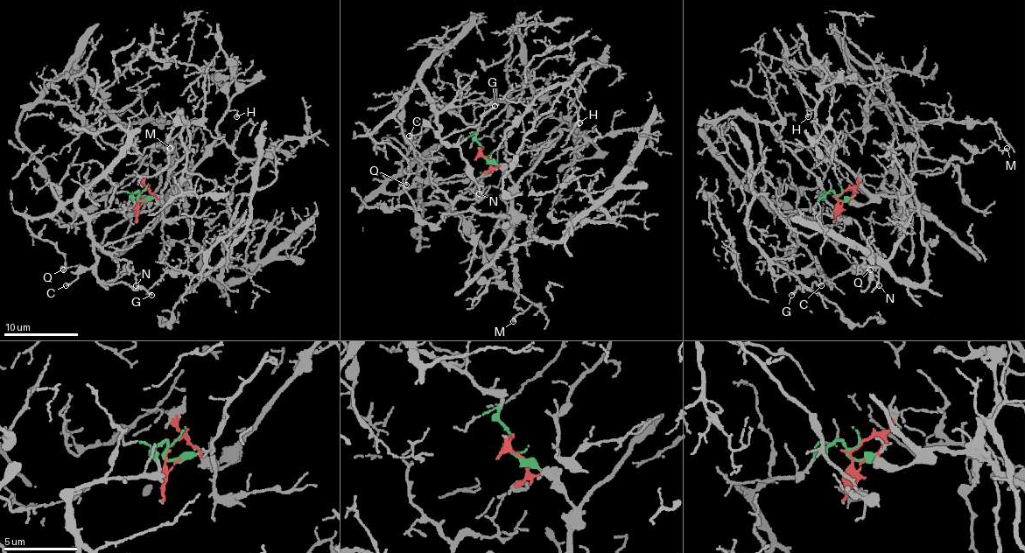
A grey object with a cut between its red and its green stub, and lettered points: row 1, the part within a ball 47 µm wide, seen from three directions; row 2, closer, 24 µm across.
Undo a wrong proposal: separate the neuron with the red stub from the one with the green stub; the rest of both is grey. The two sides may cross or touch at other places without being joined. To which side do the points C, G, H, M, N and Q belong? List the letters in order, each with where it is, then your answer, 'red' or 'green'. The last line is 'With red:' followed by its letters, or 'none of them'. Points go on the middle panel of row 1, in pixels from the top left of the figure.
C: at (409, 136); green
G: at (494, 106); green
H: at (579, 122); red
M: at (513, 321); red
N: at (479, 193); green
Q: at (406, 185); green
With red: H, M

